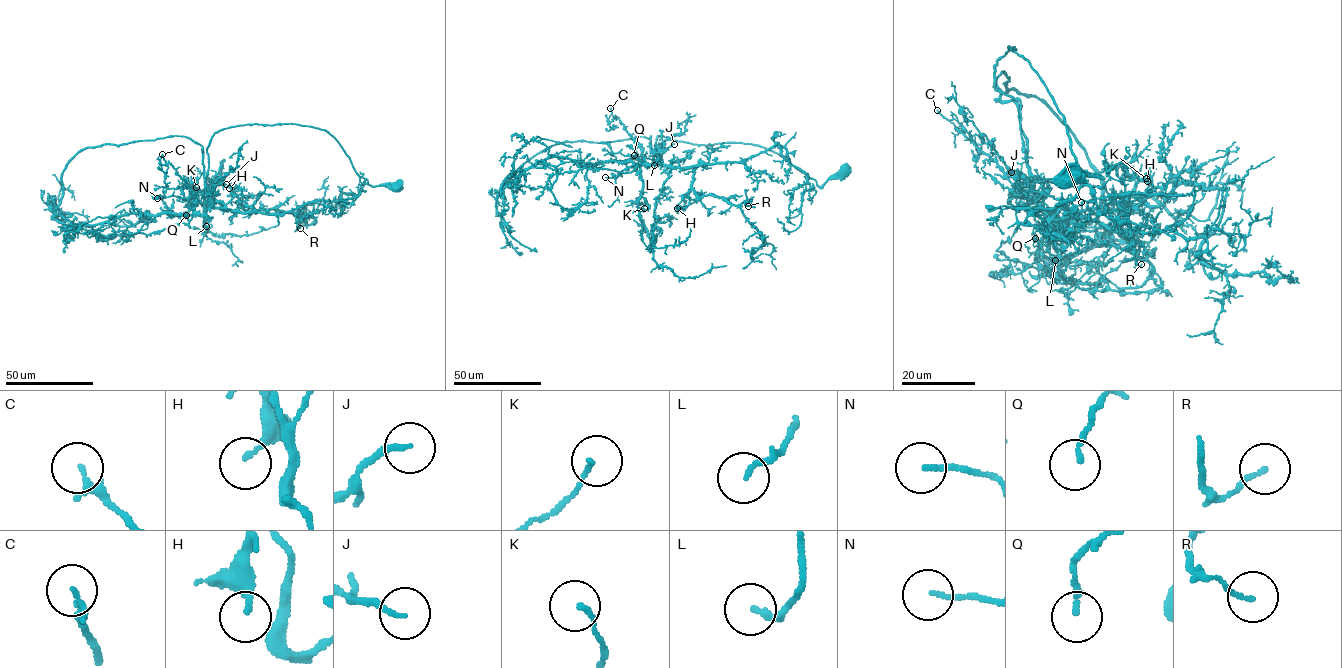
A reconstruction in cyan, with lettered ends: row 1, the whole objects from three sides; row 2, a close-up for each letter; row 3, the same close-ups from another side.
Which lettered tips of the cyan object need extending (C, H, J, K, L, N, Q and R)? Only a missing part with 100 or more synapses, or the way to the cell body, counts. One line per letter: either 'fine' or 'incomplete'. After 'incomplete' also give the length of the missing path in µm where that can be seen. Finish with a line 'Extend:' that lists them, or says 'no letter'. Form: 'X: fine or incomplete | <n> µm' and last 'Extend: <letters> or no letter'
C: fine
H: fine
J: incomplete | 25 µm
K: fine
L: fine
N: fine
Q: fine
R: fine
Extend: J

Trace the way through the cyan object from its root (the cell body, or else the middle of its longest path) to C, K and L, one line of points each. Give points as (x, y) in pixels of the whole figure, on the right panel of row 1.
C: (1067, 175), (1100, 176), (1014, 47), (995, 88), (1020, 102), (1053, 236), (1038, 201), (937, 110)
K: (1067, 175), (1100, 176), (1009, 46), (995, 88), (1020, 102), (1053, 236), (1139, 205), (1146, 178)
L: (1067, 175), (1100, 176), (1079, 167), (1053, 96), (1009, 46), (995, 88), (1020, 102), (1055, 260)

